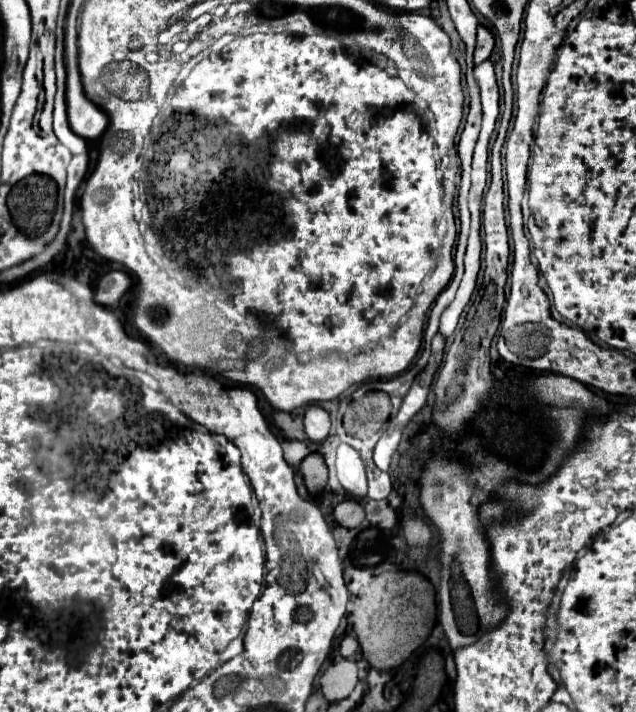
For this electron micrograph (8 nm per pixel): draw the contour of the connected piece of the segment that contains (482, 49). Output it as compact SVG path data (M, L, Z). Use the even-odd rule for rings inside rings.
M478 27L478 35L476 35L476 51L474 51L474 63L482 63L490 57L492 53L492 47L494 47L494 37L492 33L486 29L486 27Z

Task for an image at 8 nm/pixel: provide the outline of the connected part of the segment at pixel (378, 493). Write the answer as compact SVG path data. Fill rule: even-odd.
M374 461L364 463L366 465L366 475L368 475L368 499L386 499L388 493L392 491L392 481L386 477L384 471L380 471Z

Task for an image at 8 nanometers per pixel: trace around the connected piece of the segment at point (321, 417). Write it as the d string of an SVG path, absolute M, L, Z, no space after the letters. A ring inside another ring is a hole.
M318 405L308 407L306 417L304 417L304 431L306 431L306 437L310 441L314 441L314 443L324 441L328 437L328 431L330 431L328 413L322 407L318 407Z

